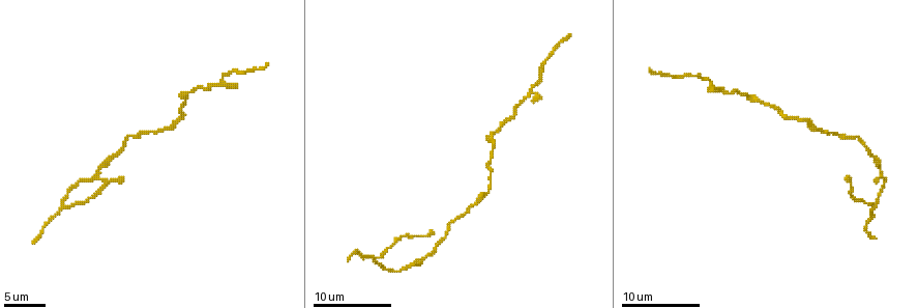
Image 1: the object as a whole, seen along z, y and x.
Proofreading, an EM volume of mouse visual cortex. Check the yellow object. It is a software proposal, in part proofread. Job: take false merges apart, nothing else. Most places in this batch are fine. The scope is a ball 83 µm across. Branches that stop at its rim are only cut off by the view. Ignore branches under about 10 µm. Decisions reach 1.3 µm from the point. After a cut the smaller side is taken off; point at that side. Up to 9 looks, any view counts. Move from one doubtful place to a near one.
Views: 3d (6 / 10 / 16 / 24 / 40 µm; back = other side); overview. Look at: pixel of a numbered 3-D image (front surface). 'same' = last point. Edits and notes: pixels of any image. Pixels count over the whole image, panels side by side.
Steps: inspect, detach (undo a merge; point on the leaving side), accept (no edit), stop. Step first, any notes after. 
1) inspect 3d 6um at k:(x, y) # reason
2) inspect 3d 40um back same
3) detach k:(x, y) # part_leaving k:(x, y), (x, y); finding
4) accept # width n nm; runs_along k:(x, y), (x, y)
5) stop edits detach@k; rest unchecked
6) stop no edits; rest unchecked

inspect 3d 6um at 1:(446, 237) # calibre changes

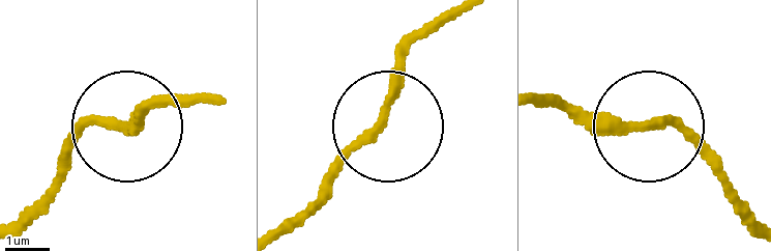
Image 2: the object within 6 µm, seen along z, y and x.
accept # runs_along 2:(538, 99), (583, 120), (646, 132), (672, 124), (713, 162); continuous, no second neuron

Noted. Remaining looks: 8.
inspect 3d 16um at 1:(188, 90) # sudden change in width

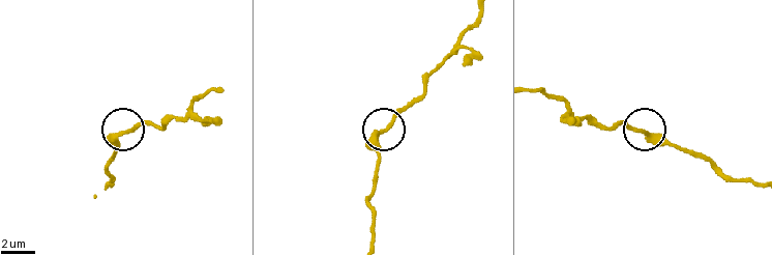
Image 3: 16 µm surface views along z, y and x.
inspect 3d 6um at 3:(645, 131)

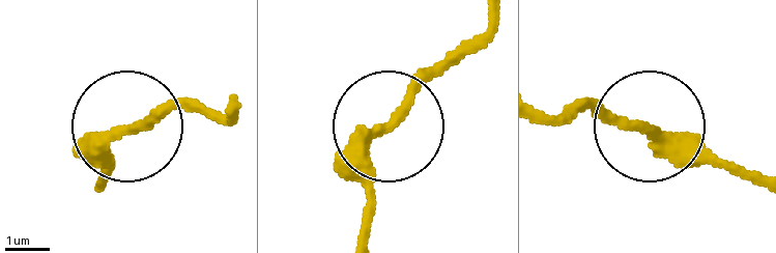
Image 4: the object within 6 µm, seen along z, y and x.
accept # runs_along 4:(762, 187), (684, 161), (606, 112), (565, 108); continuous, no second neuron

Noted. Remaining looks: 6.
inspect 3d 10um at 1:(99, 167) # calibre changes

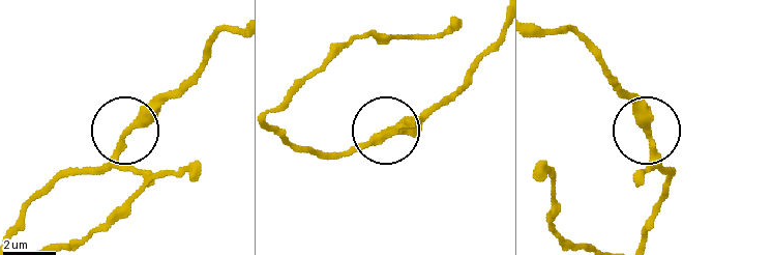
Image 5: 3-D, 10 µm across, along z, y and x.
inspect 3d 6um at 5:(647, 133) # zoom in

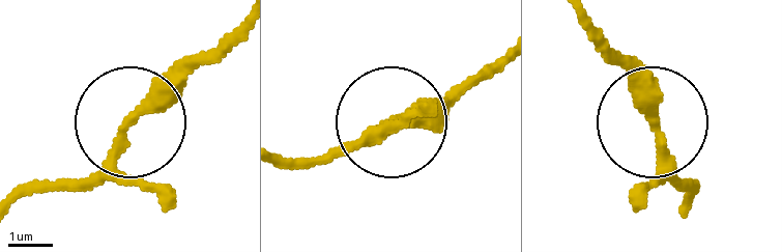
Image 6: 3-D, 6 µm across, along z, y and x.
accept # runs_along 6:(233, 25), (59, 189); all the same neuron

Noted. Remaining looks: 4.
inspect 3d 10um at 1:(62, 208) # side arm on a straight run

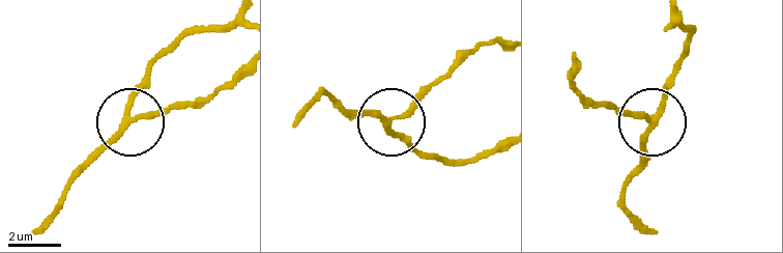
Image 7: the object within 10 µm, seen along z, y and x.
inspect 3d 10um back at 7:(388, 123)

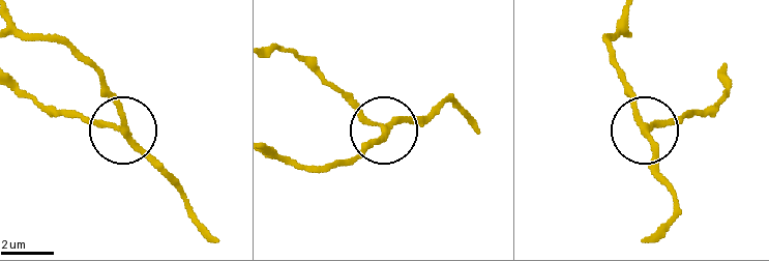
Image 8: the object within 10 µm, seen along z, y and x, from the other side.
accept # width 200 nm; runs_along 8:(624, 22), (605, 44), (644, 121), (659, 128), (704, 115); one neuron here

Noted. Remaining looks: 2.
stop no edits; rest unchecked

